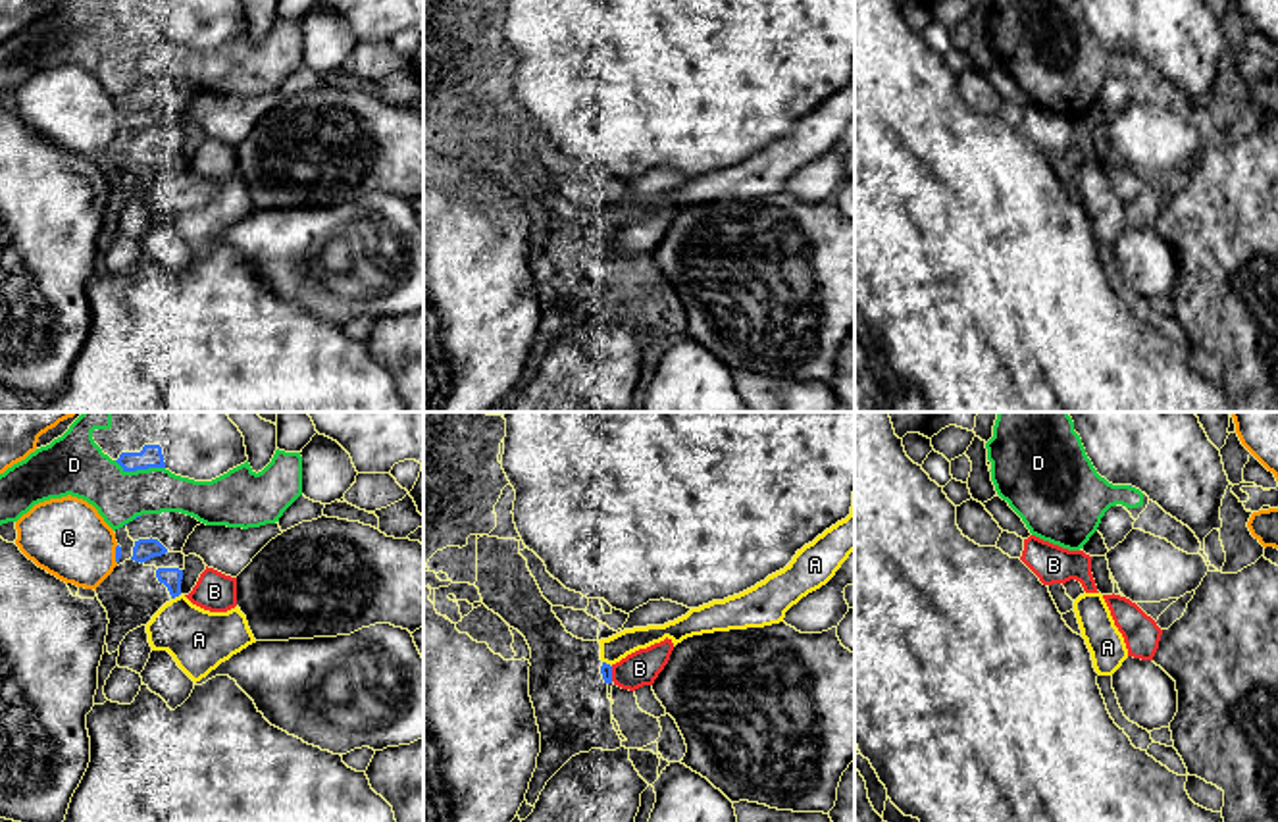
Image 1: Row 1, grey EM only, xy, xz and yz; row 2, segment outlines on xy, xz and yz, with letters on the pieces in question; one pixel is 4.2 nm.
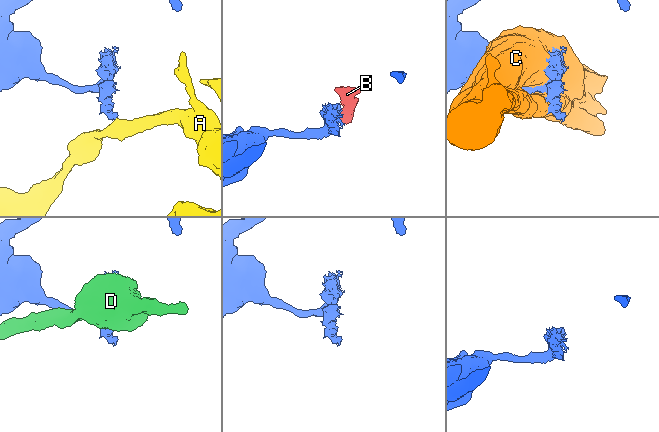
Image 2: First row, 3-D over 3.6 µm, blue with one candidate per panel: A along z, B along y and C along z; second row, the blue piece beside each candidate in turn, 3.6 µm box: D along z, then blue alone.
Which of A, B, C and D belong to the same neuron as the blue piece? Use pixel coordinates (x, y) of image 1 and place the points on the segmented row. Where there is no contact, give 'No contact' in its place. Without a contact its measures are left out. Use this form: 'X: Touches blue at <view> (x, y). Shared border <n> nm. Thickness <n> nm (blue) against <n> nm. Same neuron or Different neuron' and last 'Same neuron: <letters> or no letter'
A: Touches blue at xy (176, 595). Shared border 50 nm. Thickness 80 nm (blue) against 260 nm. Different neuron
B: Touches blue at xz (611, 674). Shared border 60 nm. Thickness 50 nm (blue) against 150 nm. Different neuron
C: Touches blue at xy (116, 555). Shared border 80 nm. Thickness 30 nm (blue) against 320 nm. Different neuron
D: Touches blue at xy (139, 468). Shared border 220 nm. Thickness 100 nm (blue) against 240 nm. Different neuron
Same neuron: no letter

